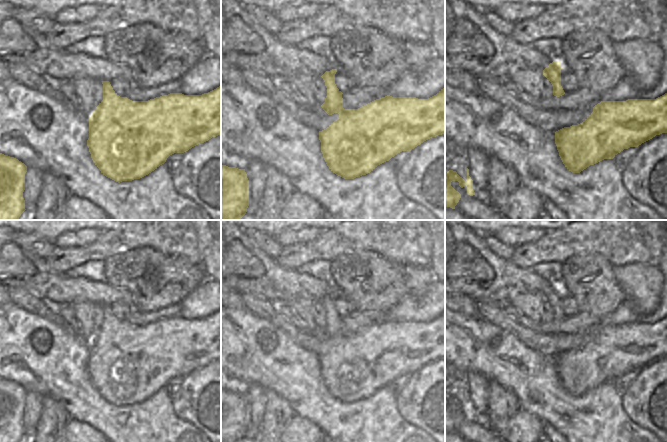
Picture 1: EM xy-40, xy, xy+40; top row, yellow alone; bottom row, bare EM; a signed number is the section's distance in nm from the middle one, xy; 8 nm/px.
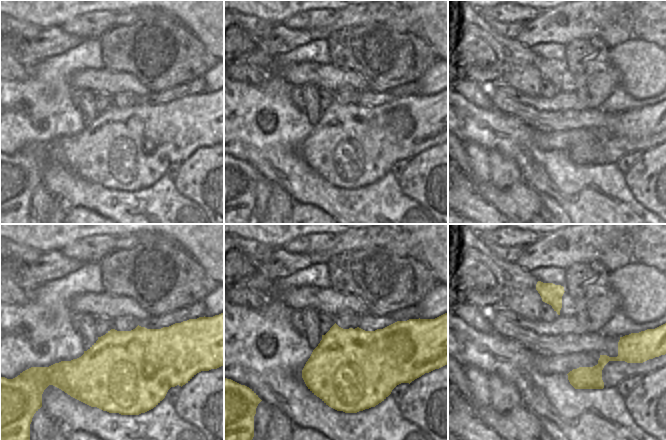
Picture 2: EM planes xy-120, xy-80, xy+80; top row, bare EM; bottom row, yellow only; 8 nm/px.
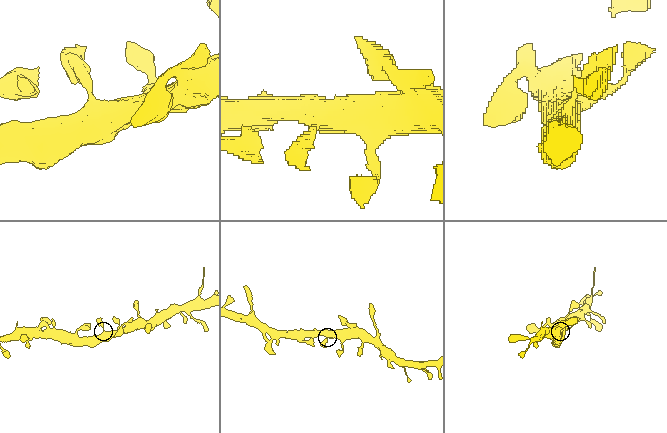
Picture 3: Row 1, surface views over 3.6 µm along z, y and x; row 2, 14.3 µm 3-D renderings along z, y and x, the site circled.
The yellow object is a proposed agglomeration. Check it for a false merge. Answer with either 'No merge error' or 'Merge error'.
No merge error.

